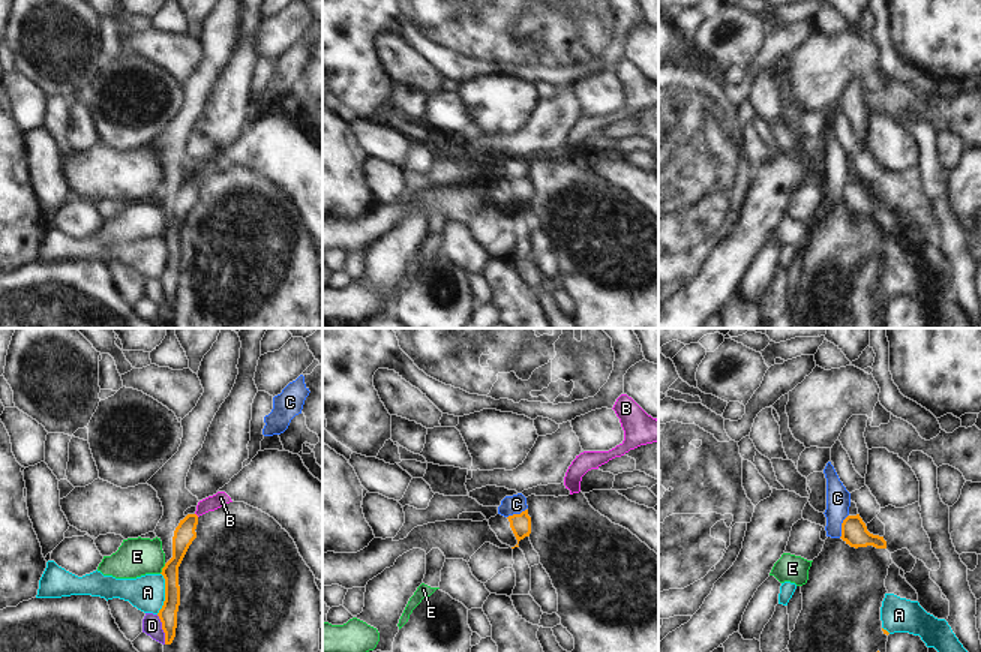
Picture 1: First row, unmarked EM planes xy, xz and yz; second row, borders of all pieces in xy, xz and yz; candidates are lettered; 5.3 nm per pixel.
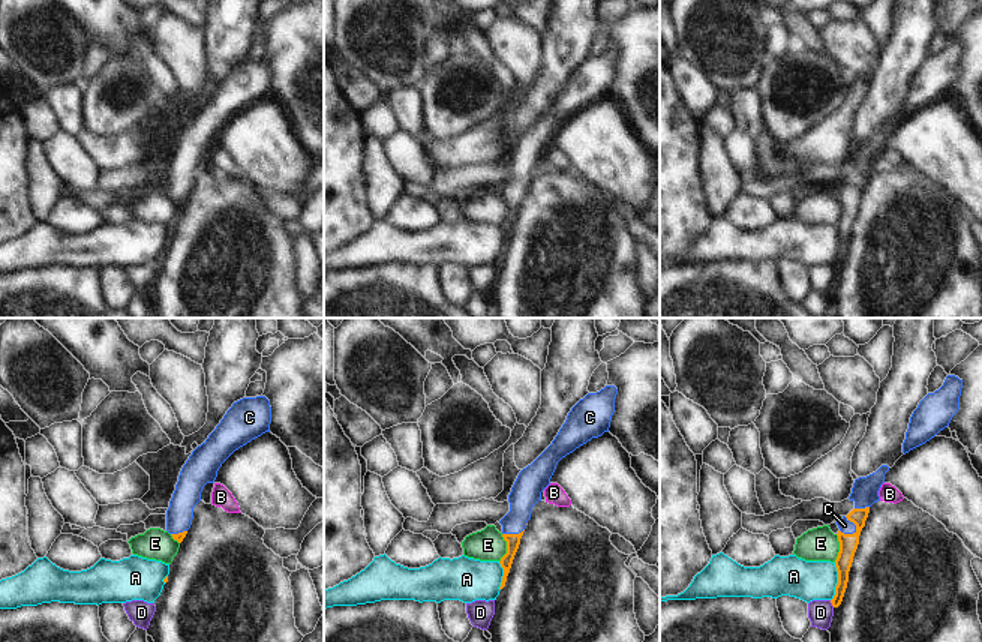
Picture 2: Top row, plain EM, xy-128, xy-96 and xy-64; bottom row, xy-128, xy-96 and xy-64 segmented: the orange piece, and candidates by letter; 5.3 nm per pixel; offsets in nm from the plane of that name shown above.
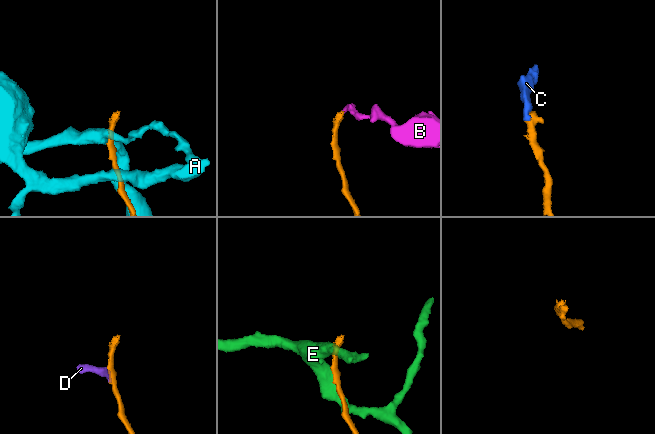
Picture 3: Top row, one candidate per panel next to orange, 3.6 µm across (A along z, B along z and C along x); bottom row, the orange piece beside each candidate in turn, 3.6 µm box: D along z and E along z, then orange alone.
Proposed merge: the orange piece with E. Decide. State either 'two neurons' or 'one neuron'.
two neurons

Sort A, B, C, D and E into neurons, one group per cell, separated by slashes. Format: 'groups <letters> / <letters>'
groups A / B / C / D / E

